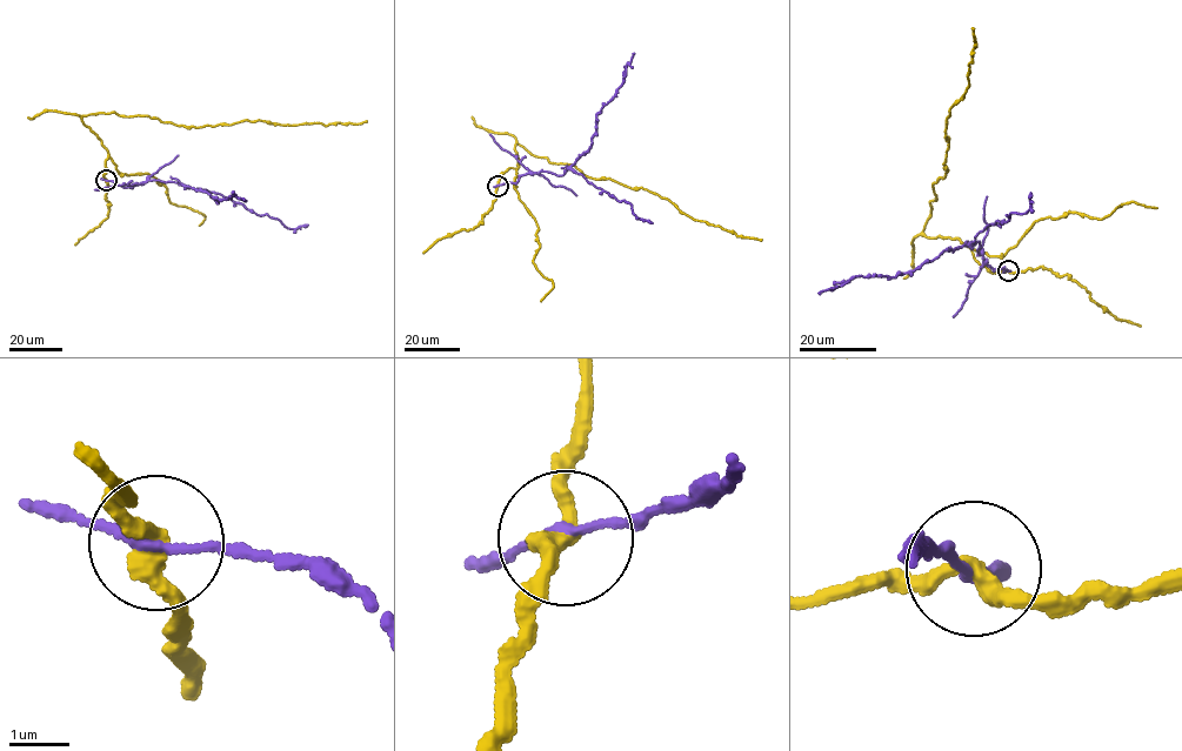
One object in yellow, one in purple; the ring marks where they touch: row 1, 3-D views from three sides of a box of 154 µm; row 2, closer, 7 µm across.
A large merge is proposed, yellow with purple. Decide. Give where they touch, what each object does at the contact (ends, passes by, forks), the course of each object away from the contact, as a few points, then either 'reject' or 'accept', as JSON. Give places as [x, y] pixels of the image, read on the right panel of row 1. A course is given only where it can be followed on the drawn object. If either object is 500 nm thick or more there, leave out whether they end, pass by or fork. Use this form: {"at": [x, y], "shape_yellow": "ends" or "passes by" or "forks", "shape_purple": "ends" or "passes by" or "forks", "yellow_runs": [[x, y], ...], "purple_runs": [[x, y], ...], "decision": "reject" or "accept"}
{"at": [1008, 270], "shape_yellow": "passes by", "shape_purple": "passes by", "yellow_runs": [[1008, 270], [993, 273], [956, 239], [923, 232], [932, 186], [947, 171], [946, 119], [969, 85], [972, 28]], "purple_runs": [[1008, 270], [992, 268], [977, 253], [977, 241], [948, 248], [912, 270], [890, 277], [860, 275], [817, 292]], "decision": "reject"}

